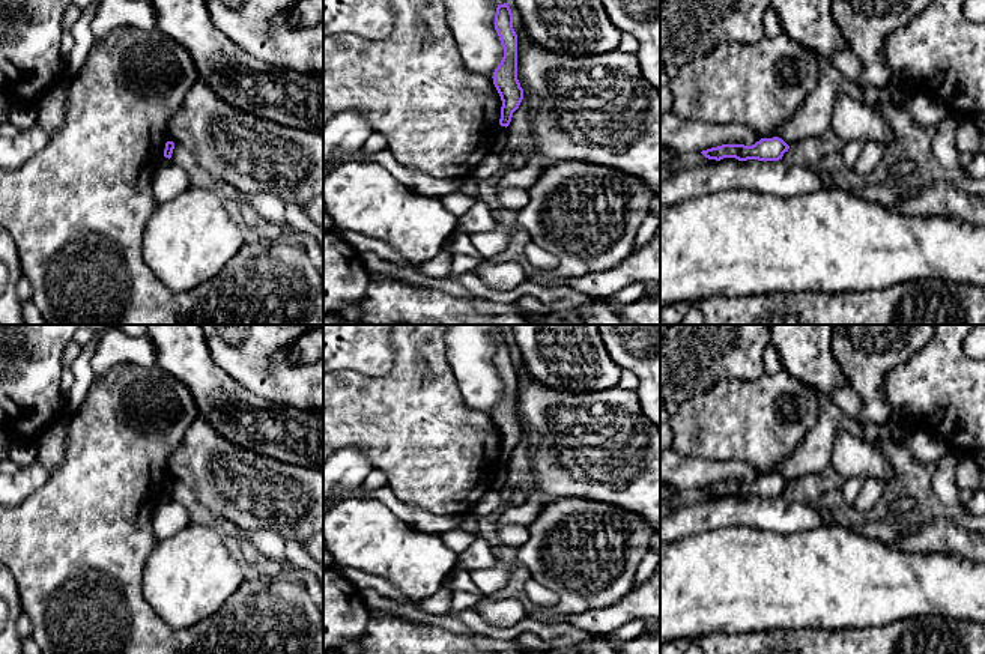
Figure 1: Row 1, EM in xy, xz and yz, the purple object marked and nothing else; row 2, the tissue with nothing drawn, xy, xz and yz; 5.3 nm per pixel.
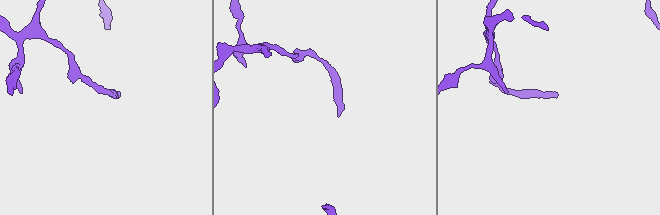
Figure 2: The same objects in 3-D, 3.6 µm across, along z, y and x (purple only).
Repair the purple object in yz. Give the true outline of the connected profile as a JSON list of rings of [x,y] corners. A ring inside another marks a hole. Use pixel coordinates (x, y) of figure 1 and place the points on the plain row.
[[[779,474],[761,475],[752,483],[744,481],[722,481],[702,487],[701,490],[708,496],[720,498],[723,495],[735,495],[738,498],[779,498],[790,483]]]

